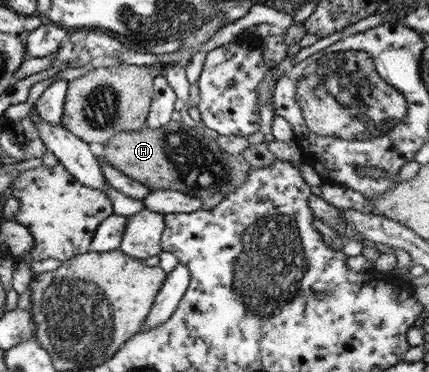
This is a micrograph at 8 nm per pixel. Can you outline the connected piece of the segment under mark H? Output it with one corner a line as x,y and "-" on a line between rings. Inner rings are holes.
173,120
157,129
143,127
116,133
103,145
99,157
123,175
153,190
173,190
201,200
217,193
228,196
251,170
241,154
225,153
213,138
199,135
195,129

